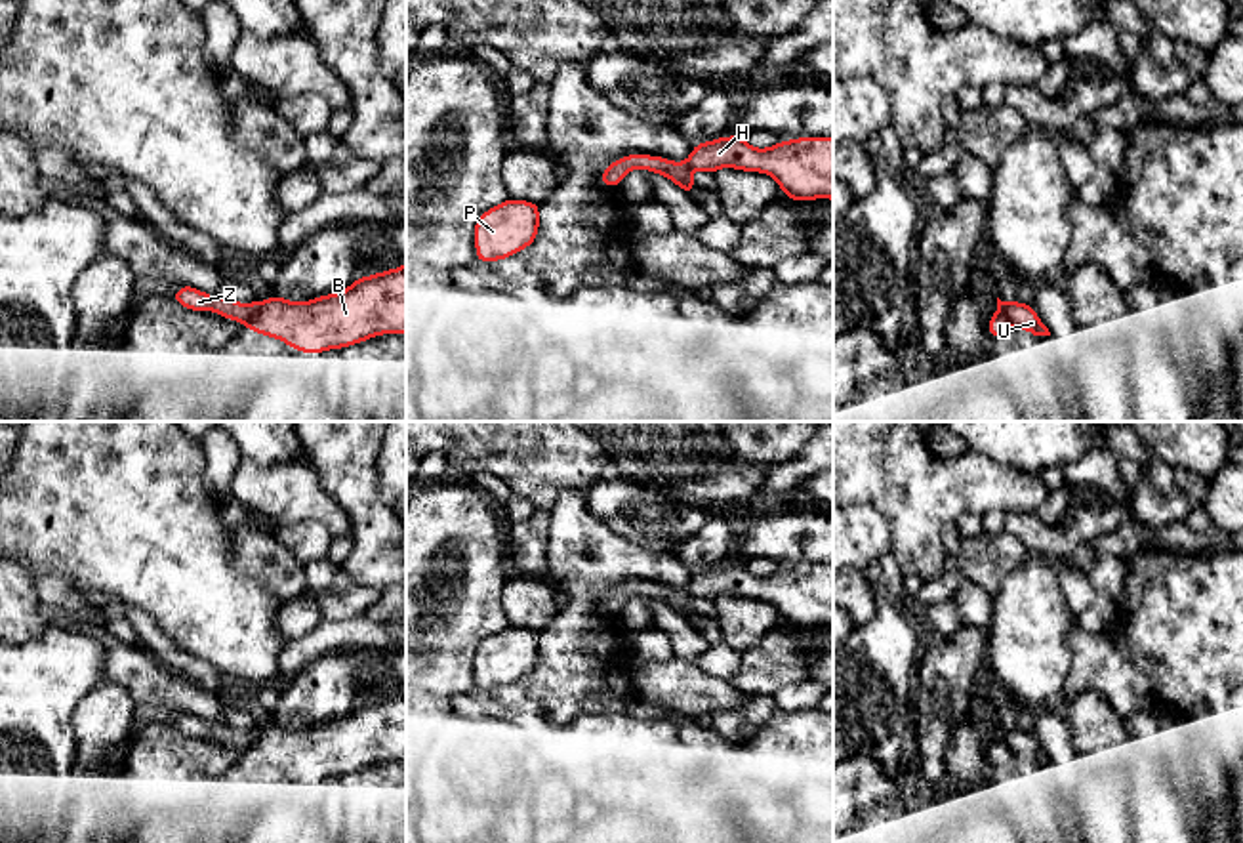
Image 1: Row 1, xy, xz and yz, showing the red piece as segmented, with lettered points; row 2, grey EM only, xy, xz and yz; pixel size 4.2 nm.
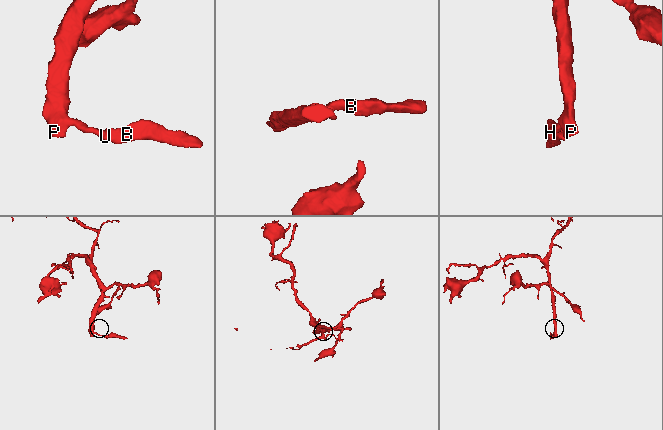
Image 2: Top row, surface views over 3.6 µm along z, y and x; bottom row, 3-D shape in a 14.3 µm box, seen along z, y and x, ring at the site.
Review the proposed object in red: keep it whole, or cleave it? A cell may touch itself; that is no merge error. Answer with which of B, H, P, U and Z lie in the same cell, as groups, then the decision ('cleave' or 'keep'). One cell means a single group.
B H / P U Z | cleave

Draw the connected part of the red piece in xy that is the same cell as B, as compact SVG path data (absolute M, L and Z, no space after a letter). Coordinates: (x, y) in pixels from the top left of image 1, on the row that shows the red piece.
M406 263L301 303L271 296L246 328L282 339L297 353L318 355L383 334L406 334Z

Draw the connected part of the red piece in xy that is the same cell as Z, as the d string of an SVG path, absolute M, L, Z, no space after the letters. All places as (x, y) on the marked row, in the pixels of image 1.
M183 284L177 292L170 294L181 307L189 311L214 311L223 319L248 324L261 309L261 301L238 303L229 296L210 296L194 286Z

